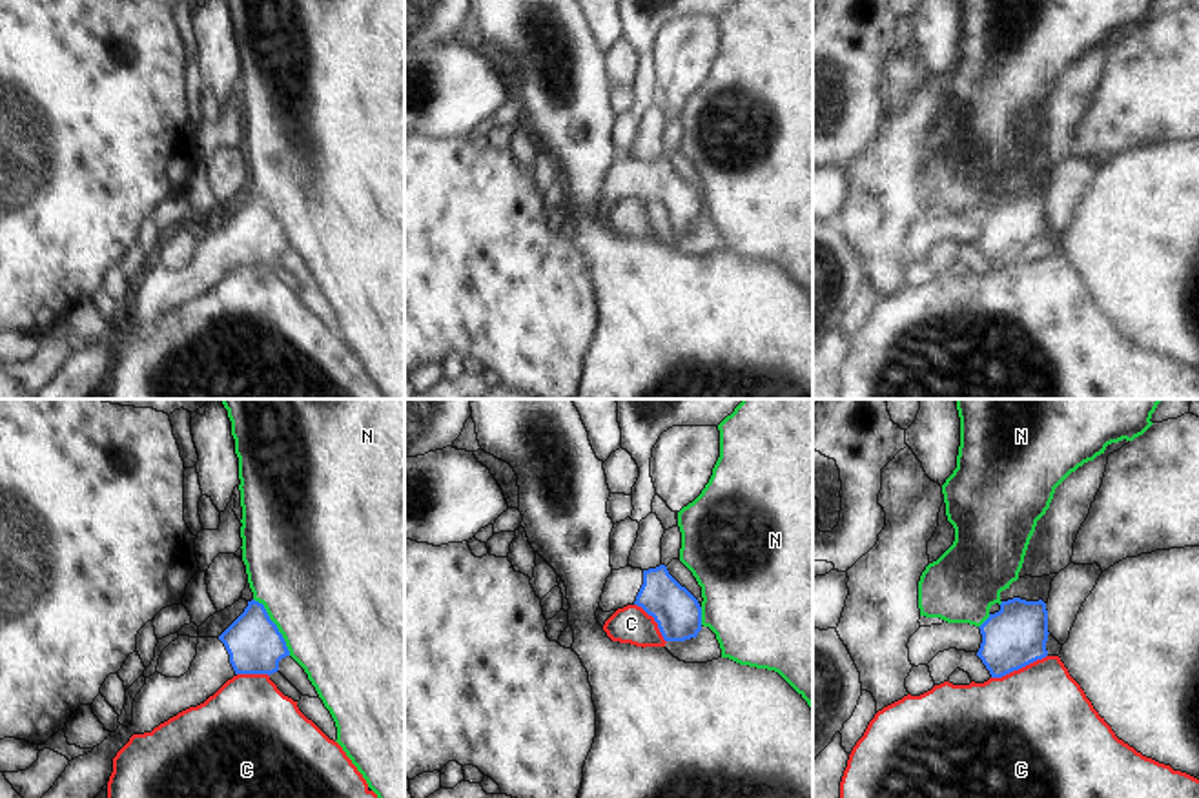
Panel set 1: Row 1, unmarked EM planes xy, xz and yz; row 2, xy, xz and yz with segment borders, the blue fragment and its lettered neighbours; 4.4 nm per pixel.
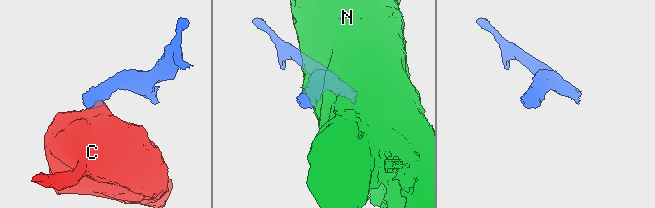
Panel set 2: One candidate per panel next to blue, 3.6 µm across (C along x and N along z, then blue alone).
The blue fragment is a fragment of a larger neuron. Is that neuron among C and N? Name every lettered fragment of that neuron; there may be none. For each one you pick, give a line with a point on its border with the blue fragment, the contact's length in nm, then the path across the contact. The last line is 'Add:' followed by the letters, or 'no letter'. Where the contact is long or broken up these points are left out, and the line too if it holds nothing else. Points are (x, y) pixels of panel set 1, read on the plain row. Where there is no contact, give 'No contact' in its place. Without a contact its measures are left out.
Add: no letter

